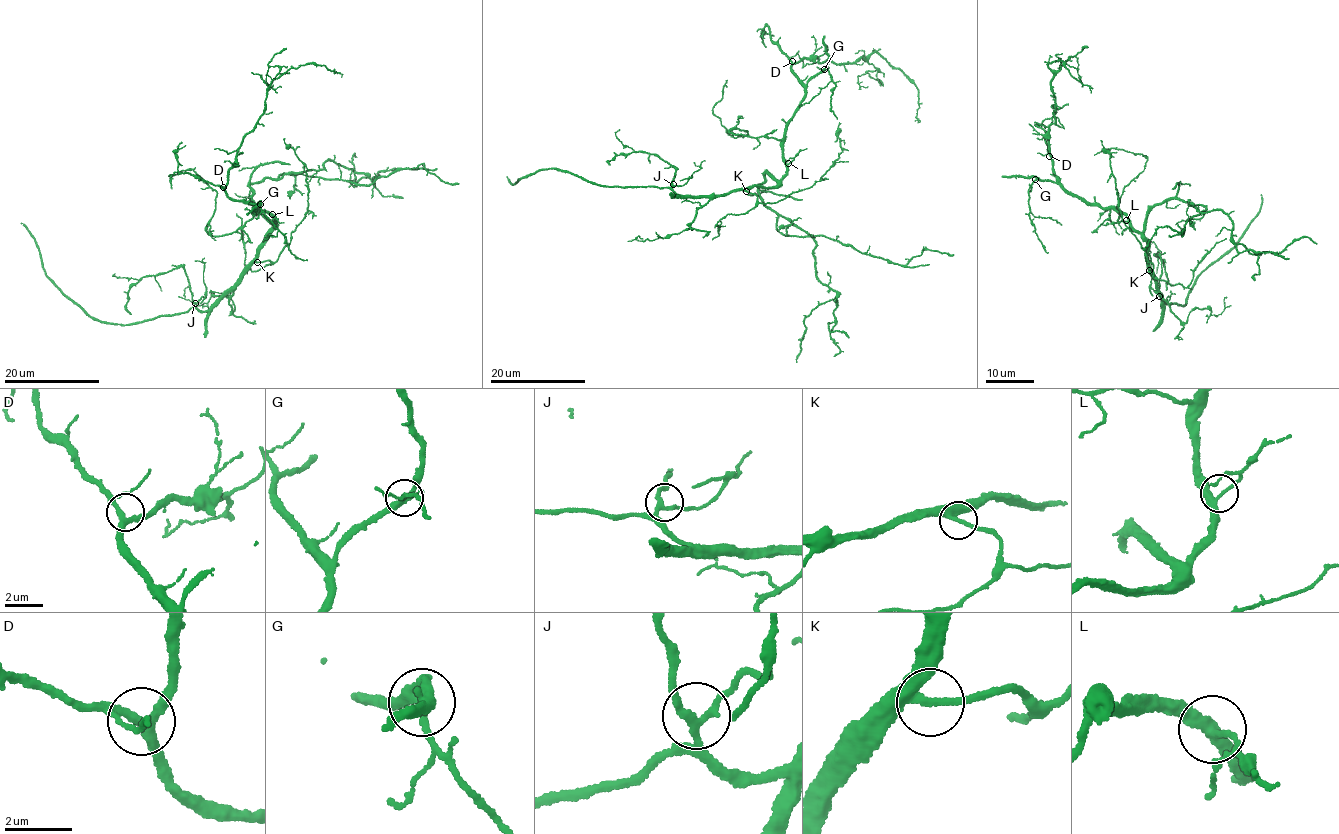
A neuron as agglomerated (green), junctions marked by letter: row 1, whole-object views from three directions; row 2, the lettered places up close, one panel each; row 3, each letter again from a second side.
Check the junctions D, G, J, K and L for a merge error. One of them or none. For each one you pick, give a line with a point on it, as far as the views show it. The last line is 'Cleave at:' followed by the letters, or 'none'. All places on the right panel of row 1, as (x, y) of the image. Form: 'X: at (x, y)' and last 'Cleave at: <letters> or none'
Cleave at: none

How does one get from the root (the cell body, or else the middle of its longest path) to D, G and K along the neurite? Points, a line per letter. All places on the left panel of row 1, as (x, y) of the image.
D: (271, 229), (274, 217), (258, 211), (252, 216), (255, 211), (253, 206), (227, 195), (223, 187)
G: (271, 229), (274, 217), (258, 211), (252, 216), (255, 211), (250, 204), (260, 204)
K: (271, 229), (259, 249), (256, 262)

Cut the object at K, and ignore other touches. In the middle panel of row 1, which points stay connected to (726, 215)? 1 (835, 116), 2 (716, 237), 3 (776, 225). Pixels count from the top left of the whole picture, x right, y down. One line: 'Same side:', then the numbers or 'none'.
Same side: 2

